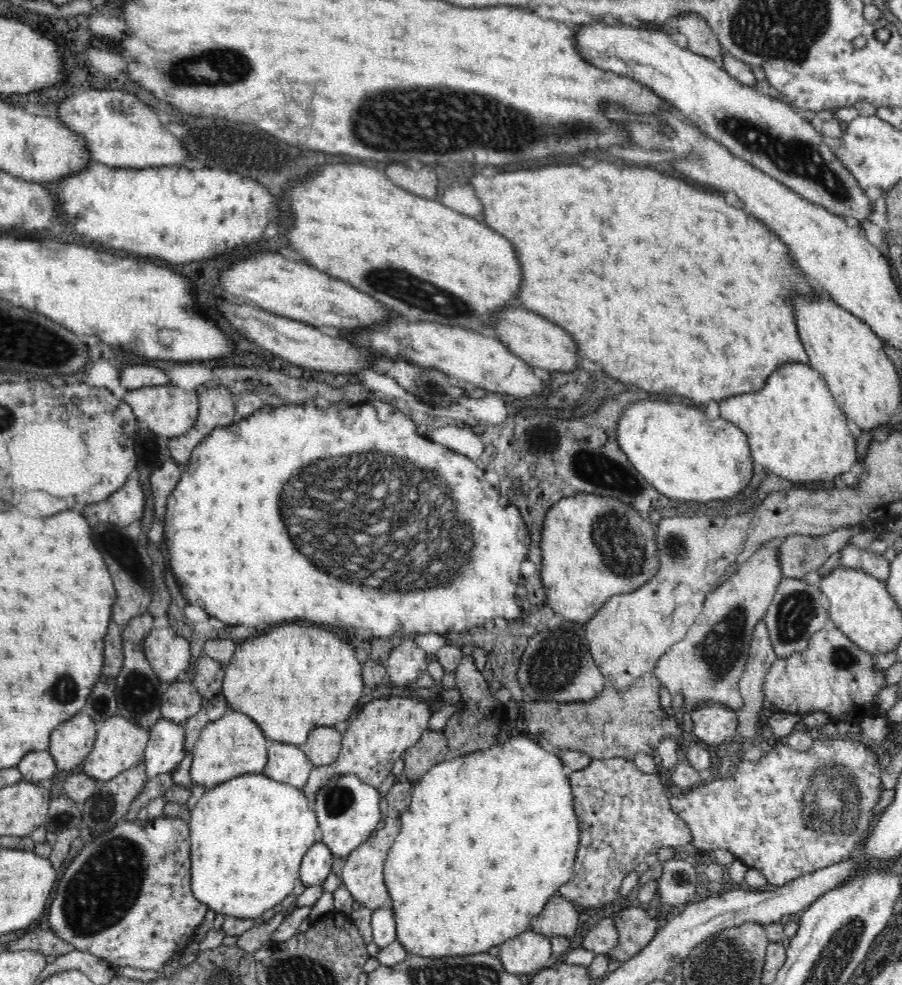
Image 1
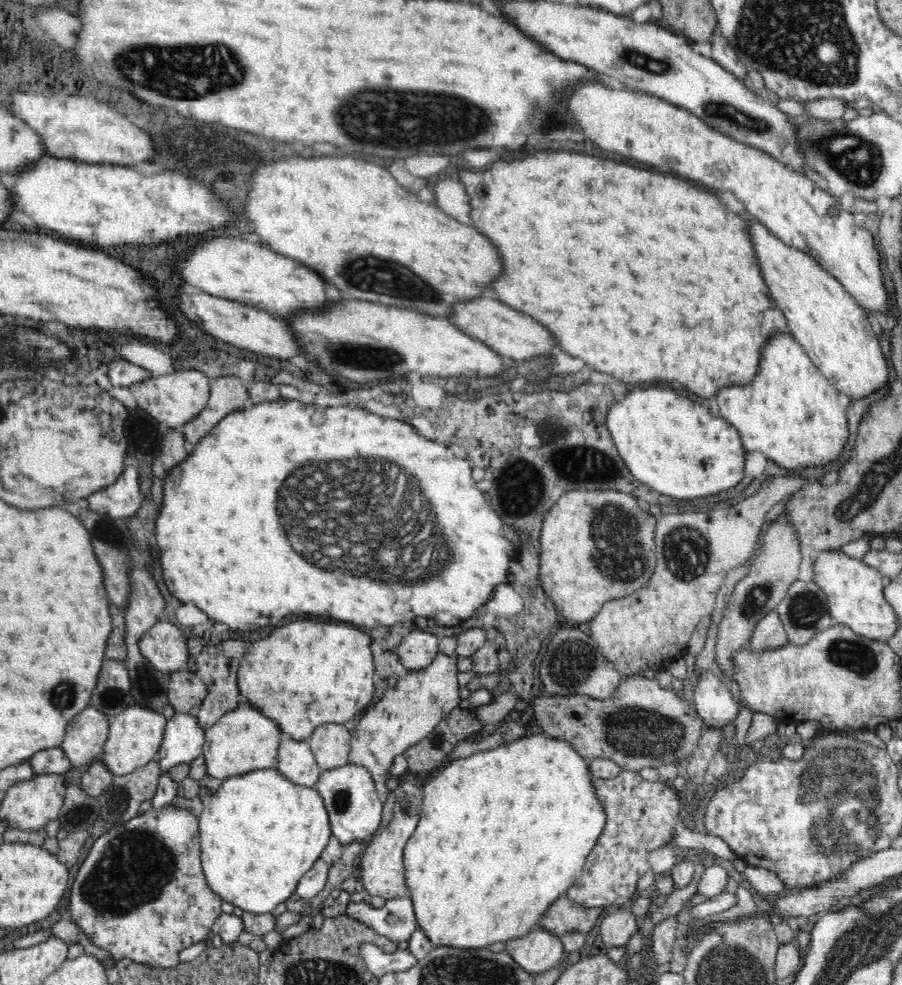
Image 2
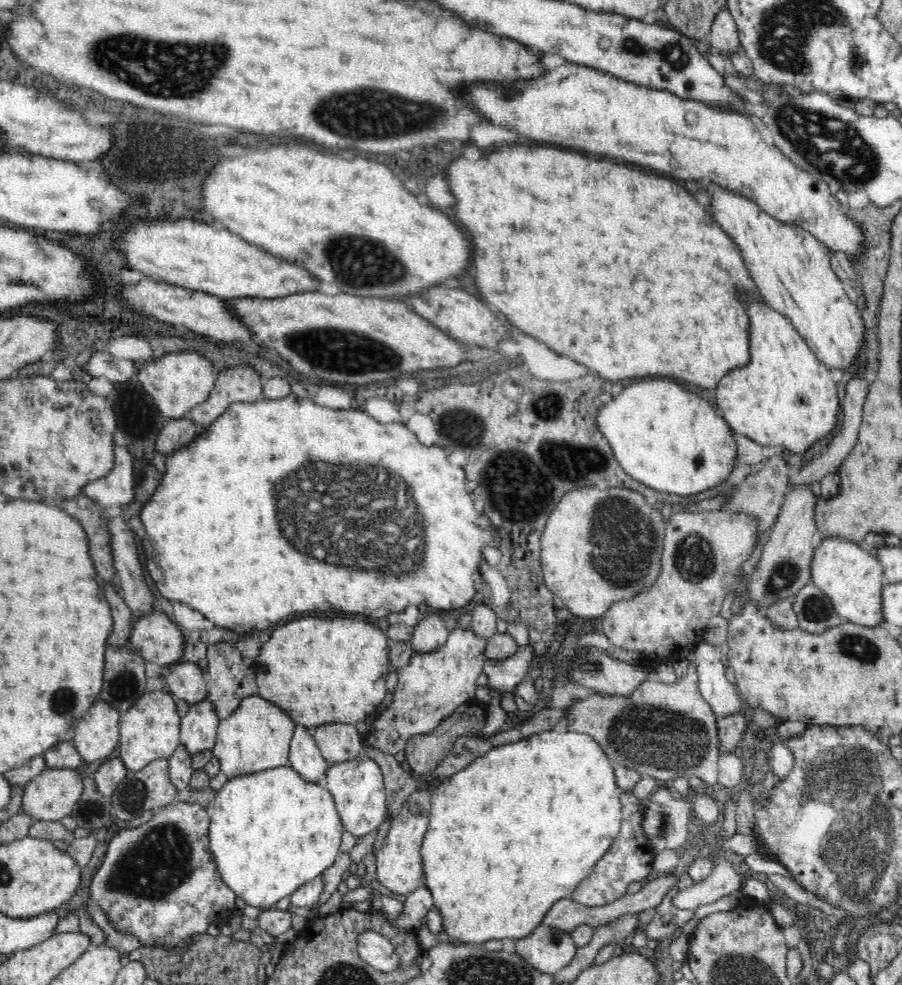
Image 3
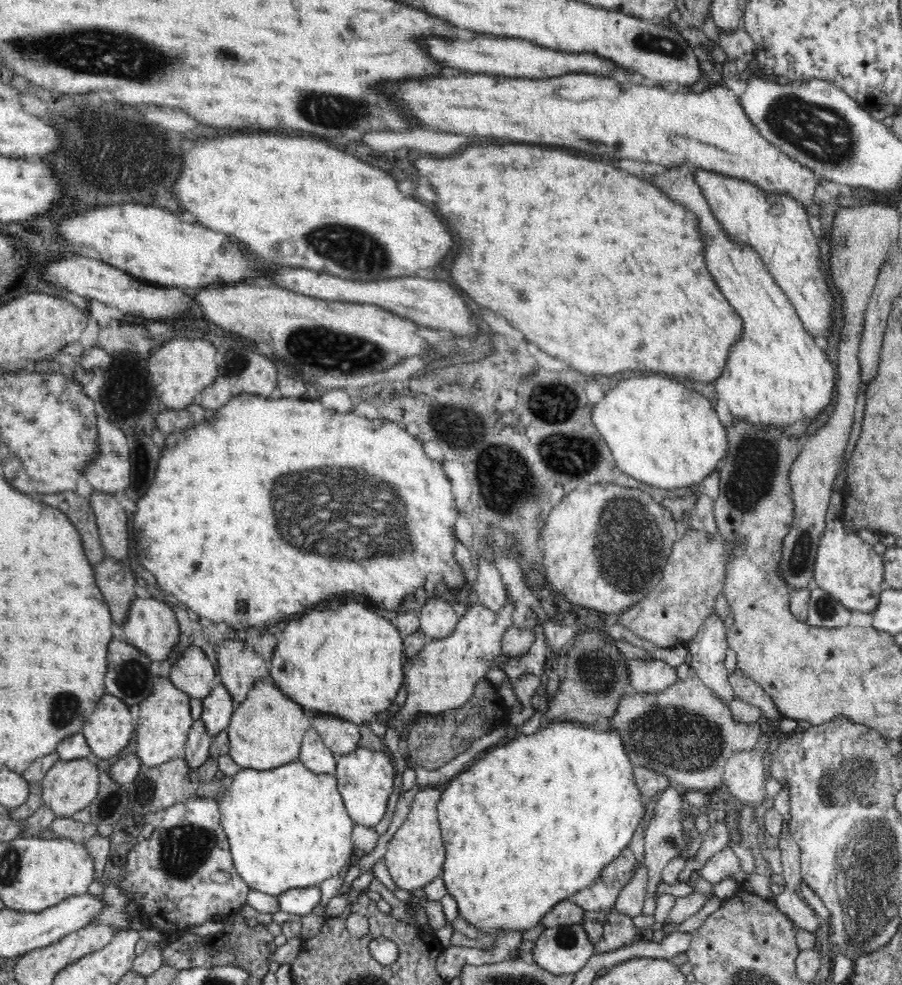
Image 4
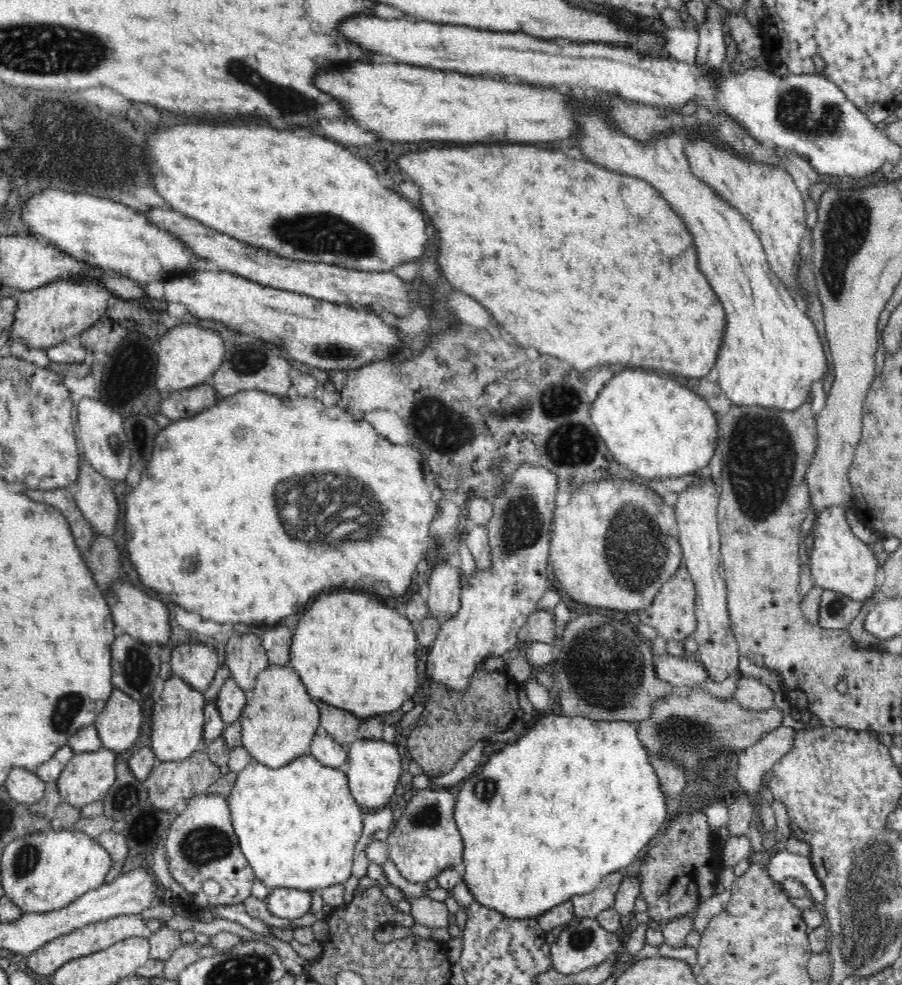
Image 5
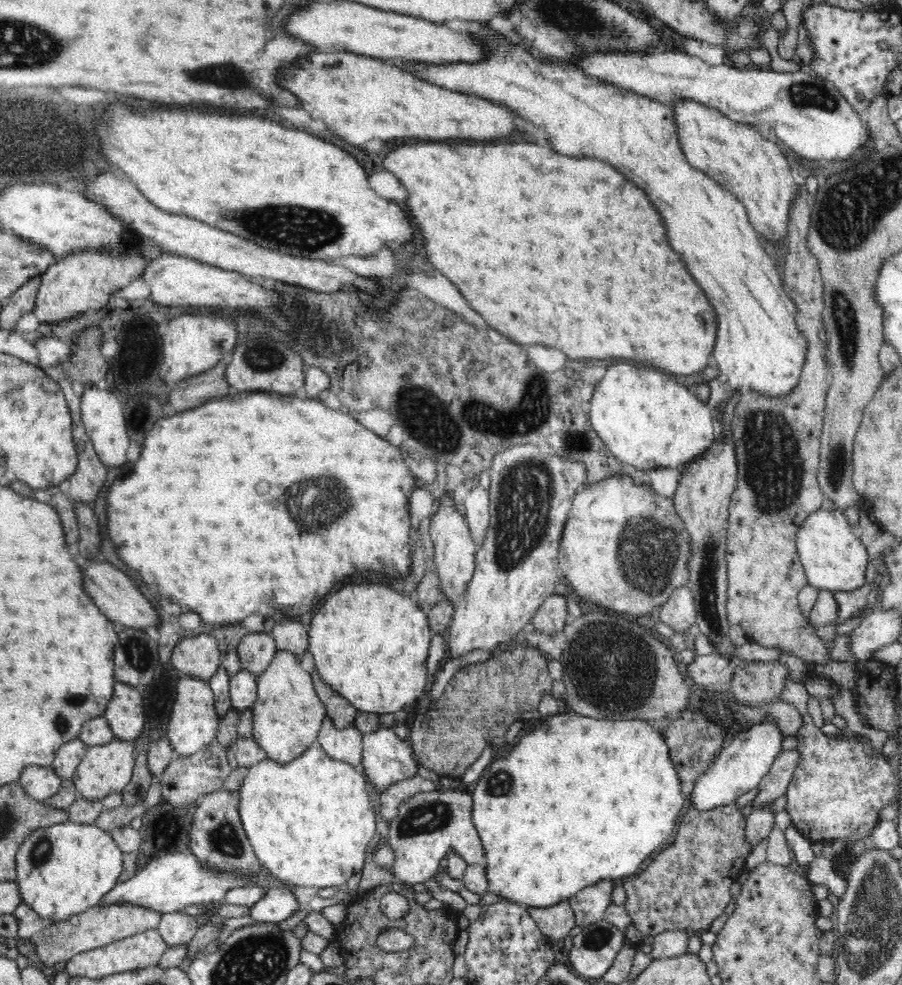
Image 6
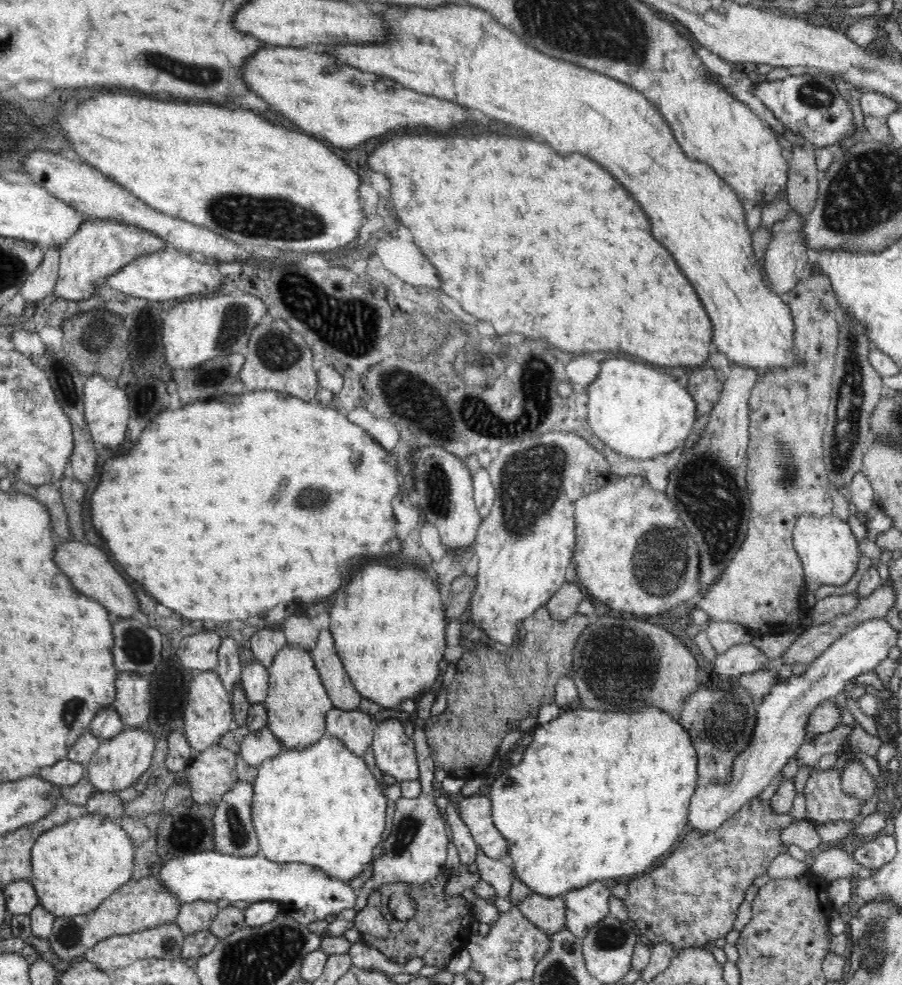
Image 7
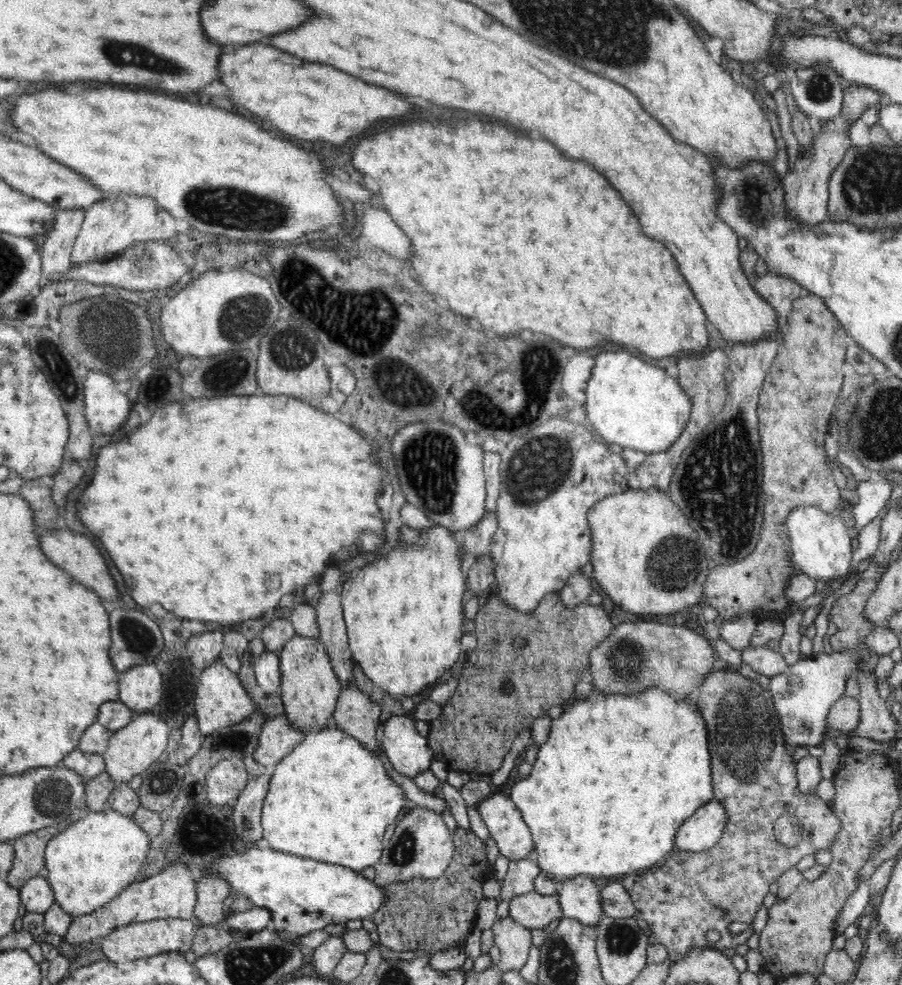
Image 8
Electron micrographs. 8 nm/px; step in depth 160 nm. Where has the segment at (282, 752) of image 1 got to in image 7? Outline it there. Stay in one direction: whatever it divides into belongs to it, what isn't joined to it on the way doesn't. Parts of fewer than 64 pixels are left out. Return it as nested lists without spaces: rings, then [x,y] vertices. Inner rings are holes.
[[[332,708],[325,718],[326,733],[336,736],[344,747],[356,756],[363,757],[374,736],[373,717],[359,709],[344,711]]]

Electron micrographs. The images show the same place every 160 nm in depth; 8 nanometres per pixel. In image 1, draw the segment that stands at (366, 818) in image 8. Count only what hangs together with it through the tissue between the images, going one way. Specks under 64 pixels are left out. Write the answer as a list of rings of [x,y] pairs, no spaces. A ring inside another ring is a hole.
[[[248,773],[238,778],[231,778],[226,782],[217,784],[214,788],[207,789],[202,797],[196,802],[194,809],[189,810],[188,828],[190,829],[190,887],[192,893],[198,901],[208,905],[208,908],[215,910],[217,914],[225,916],[242,917],[244,919],[260,919],[261,914],[266,910],[274,908],[276,904],[280,904],[286,896],[290,896],[294,890],[294,884],[299,878],[300,862],[304,858],[304,854],[314,847],[316,842],[316,828],[318,821],[314,809],[310,809],[312,803],[308,802],[306,793],[298,787],[284,784],[282,781],[276,781],[264,773]]]

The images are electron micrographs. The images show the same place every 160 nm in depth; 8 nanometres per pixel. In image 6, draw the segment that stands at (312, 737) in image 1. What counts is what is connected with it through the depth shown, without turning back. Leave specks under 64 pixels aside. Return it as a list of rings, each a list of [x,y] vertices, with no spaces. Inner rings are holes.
[[[313,669],[311,676],[313,677],[313,685],[317,696],[325,705],[327,715],[332,719],[336,728],[343,729],[350,723],[354,723],[359,711],[346,698],[339,696],[338,691],[330,689],[330,685],[326,681],[320,679],[318,669]]]

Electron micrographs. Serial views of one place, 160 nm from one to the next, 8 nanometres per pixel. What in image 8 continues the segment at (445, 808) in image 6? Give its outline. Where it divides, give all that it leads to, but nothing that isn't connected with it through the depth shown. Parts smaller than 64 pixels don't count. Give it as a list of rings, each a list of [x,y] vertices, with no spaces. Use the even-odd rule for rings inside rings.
[[[496,793],[478,802],[476,808],[496,841],[499,854],[510,861],[532,857],[535,850],[532,833],[508,794]],[[418,806],[396,823],[392,837],[386,840],[381,857],[374,866],[374,883],[384,887],[412,878],[440,878],[454,856],[454,839],[441,814]]]

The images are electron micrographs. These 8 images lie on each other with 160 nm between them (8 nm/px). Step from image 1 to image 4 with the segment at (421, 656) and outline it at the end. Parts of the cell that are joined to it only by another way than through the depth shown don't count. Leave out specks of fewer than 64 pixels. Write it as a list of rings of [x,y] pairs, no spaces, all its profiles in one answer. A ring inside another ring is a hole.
[[[430,595],[419,612],[419,631],[424,632],[428,640],[440,640],[450,636],[458,619],[451,602]]]

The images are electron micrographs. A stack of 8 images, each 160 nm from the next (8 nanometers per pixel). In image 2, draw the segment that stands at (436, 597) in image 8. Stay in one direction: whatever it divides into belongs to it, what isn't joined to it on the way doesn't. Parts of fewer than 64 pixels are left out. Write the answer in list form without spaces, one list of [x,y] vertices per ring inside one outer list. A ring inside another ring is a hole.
[[[304,620],[304,622],[292,622],[292,624],[286,624],[282,628],[276,628],[268,638],[260,639],[255,637],[256,640],[252,640],[254,644],[250,646],[250,650],[247,650],[248,654],[242,656],[242,664],[238,668],[238,686],[242,700],[248,704],[252,704],[255,708],[258,708],[266,717],[274,720],[278,723],[282,734],[286,734],[294,740],[306,741],[309,736],[314,732],[314,729],[321,724],[336,723],[344,724],[347,720],[357,718],[358,714],[362,710],[368,708],[372,698],[374,696],[374,657],[372,657],[372,649],[370,649],[371,638],[368,634],[361,632],[354,626],[348,626],[348,624],[318,624],[318,622],[310,622],[310,620]]]

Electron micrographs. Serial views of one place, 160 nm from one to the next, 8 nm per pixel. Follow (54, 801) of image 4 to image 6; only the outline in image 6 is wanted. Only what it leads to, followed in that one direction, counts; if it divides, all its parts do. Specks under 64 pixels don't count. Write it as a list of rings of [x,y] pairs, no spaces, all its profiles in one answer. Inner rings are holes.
[[[116,738],[102,746],[89,746],[86,750],[86,756],[82,758],[74,776],[71,777],[74,785],[76,785],[79,798],[84,797],[89,801],[100,801],[112,792],[120,793],[122,788],[128,786],[132,772],[134,772],[134,764],[136,764],[134,750],[136,748],[133,741]]]

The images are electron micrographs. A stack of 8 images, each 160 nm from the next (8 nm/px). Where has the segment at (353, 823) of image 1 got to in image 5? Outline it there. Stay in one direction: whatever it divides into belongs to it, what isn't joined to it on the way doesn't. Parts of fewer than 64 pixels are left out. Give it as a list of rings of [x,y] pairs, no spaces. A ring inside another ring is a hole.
[[[358,738],[348,746],[348,788],[363,813],[375,811],[381,806],[397,802],[399,776],[402,772],[402,758],[394,743],[383,739],[372,740]]]

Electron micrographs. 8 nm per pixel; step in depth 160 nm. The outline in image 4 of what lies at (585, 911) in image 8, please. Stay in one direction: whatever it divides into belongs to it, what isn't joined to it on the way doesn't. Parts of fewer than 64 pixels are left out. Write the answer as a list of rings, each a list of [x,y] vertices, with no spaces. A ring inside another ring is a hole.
[[[628,846],[614,862],[602,869],[594,884],[574,895],[574,903],[585,910],[609,910],[616,904],[620,890],[636,874],[638,868],[635,864],[634,854]]]

